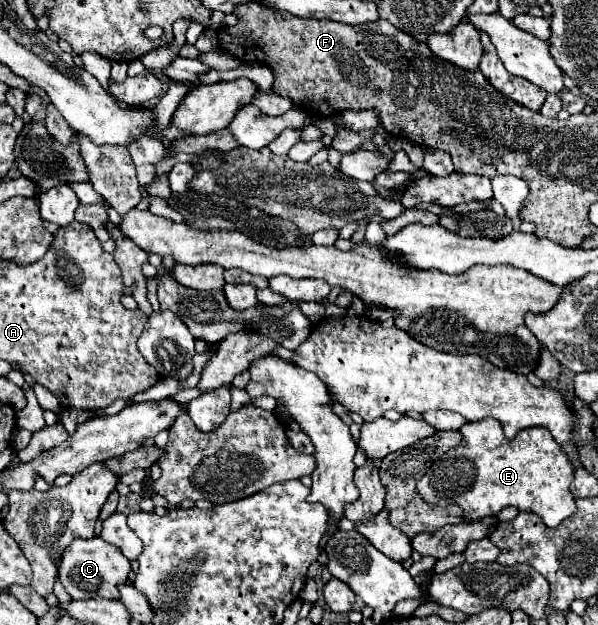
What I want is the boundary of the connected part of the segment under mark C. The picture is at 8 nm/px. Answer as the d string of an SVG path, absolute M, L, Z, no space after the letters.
M91 538L91 540L75 540L63 554L63 566L59 570L59 580L65 586L67 594L75 600L85 598L119 598L117 586L127 582L127 576L131 572L131 562L111 544L107 544L103 538Z

